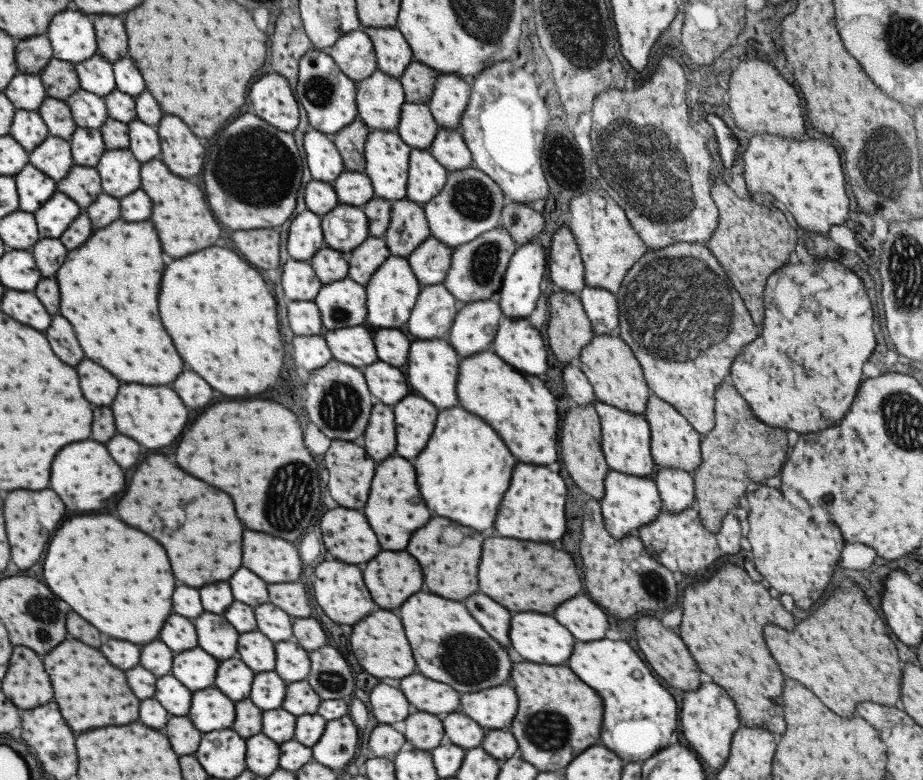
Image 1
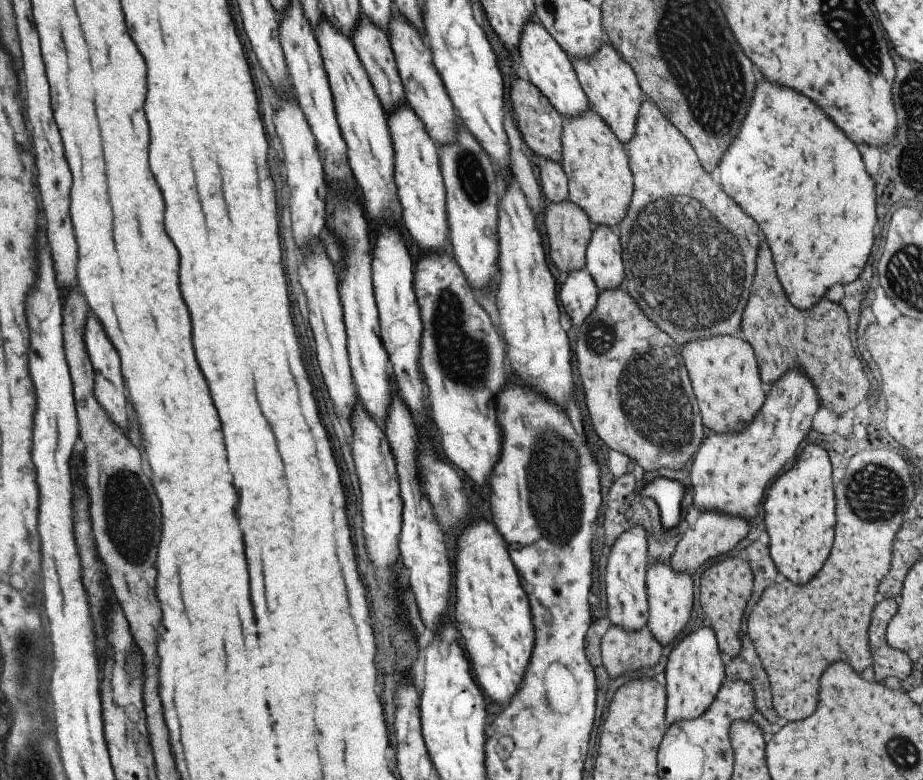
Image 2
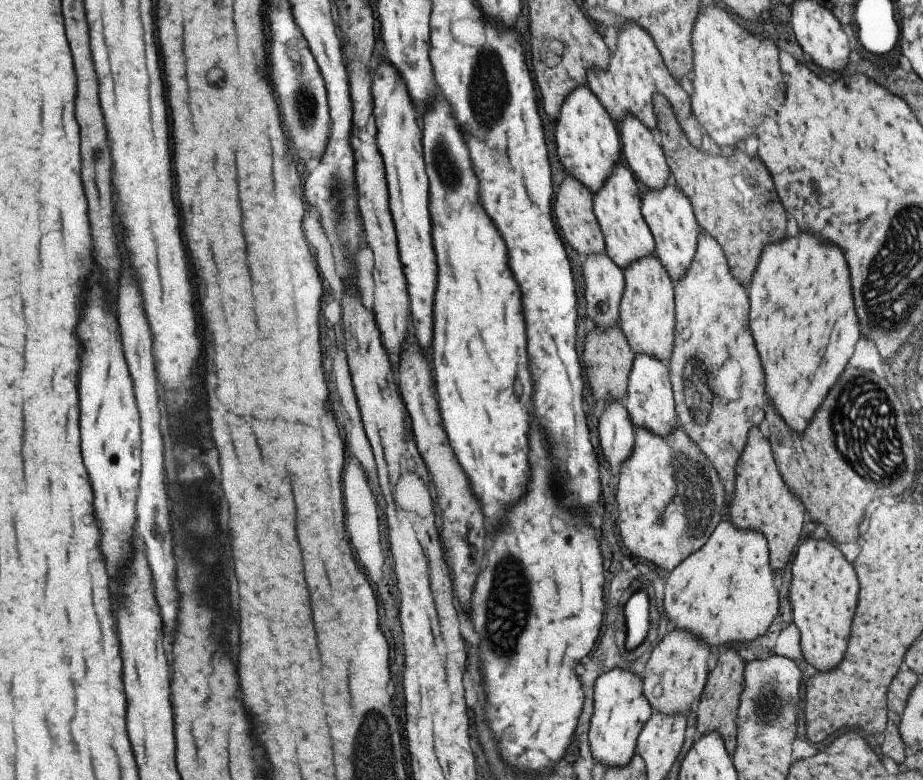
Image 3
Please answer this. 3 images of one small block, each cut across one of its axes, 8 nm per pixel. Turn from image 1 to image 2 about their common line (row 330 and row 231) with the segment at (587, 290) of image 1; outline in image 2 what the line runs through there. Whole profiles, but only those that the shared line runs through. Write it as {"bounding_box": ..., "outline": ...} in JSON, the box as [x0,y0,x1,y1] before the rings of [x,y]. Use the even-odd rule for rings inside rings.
{"bounding_box":[584,226,624,292],"outline":[[[598,226],[592,233],[584,252],[584,268],[599,292],[617,289],[624,277],[621,247],[617,231]]]}

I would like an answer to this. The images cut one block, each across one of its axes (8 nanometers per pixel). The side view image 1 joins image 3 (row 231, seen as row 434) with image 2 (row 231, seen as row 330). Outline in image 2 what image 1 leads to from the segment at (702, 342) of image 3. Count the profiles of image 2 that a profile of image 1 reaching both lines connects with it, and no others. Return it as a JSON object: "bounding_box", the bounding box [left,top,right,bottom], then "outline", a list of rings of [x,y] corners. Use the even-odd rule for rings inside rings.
{"bounding_box":[616,99,759,348],"outline":[[[643,99],[633,136],[623,146],[632,174],[632,195],[627,212],[616,227],[624,268],[619,288],[637,303],[641,312],[661,332],[671,336],[681,348],[695,339],[734,336],[740,329],[742,312],[752,285],[753,264],[759,246],[757,224],[753,224],[753,220],[743,214],[737,204],[727,198],[723,189],[711,180],[709,173],[703,170],[693,147],[651,100]]]}

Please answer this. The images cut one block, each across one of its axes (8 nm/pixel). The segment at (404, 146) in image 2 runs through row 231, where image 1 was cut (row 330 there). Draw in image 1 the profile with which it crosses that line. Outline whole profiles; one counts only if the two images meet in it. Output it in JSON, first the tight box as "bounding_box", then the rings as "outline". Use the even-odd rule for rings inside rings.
{"bounding_box":[406,283,458,340],"outline":[[[442,283],[422,287],[406,320],[407,332],[417,340],[446,336],[458,309],[453,294]]]}

